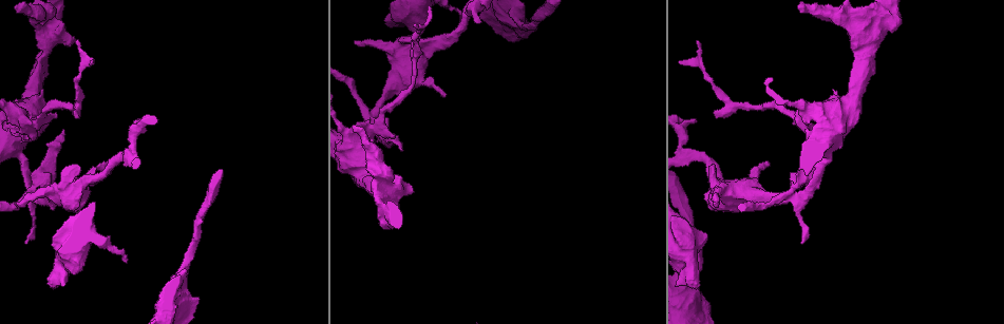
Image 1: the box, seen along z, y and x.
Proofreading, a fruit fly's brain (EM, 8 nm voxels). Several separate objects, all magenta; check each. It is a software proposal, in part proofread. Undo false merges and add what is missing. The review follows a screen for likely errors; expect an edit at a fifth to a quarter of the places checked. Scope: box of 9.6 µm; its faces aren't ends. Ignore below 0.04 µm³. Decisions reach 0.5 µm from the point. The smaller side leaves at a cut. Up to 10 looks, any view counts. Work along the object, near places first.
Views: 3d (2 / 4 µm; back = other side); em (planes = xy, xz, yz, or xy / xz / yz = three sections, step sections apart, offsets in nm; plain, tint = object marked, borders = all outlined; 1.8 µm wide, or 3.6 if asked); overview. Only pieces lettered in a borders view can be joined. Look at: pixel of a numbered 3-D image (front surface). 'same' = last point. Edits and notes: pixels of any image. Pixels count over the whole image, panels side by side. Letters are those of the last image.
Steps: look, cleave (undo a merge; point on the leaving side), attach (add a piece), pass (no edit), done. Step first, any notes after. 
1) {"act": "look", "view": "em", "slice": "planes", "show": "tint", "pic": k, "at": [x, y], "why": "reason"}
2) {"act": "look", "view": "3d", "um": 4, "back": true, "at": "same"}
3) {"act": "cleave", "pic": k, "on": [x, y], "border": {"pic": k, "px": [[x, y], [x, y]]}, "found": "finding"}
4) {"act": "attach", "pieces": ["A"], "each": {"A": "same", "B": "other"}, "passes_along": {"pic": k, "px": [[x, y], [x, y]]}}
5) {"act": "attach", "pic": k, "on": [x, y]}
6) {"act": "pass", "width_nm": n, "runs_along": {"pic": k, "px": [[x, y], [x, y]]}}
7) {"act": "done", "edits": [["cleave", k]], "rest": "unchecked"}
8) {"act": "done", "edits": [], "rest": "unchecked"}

{"act": "look", "view": "3d", "um": 4, "pic": 1, "at": [699, 286], "why": "an open end"}

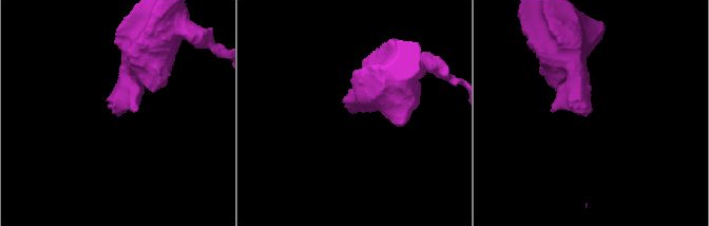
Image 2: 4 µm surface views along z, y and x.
{"act": "look", "view": "em", "slice": "xz", "step": 4, "show": "tint", "pic": 2, "at": [353, 107], "why": "need the tissue"}

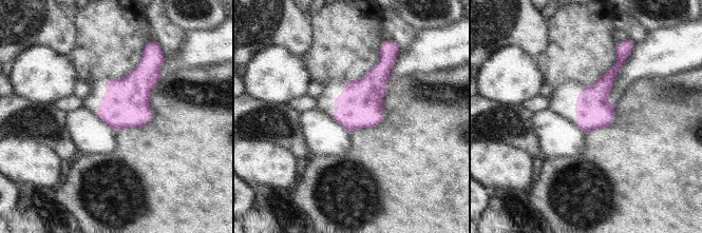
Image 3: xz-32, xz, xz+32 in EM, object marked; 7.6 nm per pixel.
{"act": "look", "view": "em", "slice": "planes", "show": "borders", "at": "same", "why": "cut it another way"}

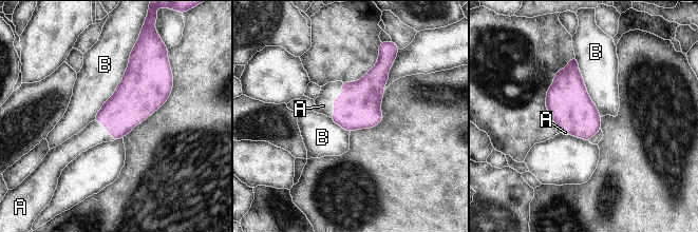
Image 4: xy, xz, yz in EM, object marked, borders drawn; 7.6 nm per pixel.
{"act": "attach", "pic": 4, "on": [323, 105], "each": {"A": "same", "B": "other"}, "passes_along": {"pic": 4, "px": [[358, 107], [333, 99], [323, 105]]}, "found": "the neuron continues"}

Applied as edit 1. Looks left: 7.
{"act": "look", "view": "em", "slice": "xz", "step": 4, "show": "tint", "pic": 1, "at": [479, 20], "why": "free end"}

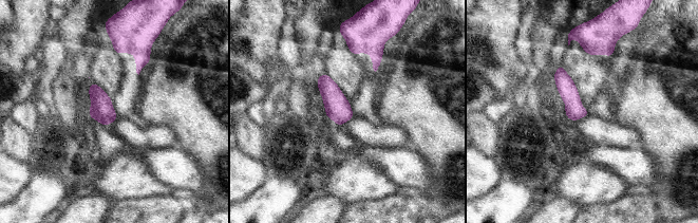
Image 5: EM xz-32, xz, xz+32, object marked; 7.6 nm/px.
{"act": "look", "view": "em", "slice": "planes", "show": "borders", "at": "same", "why": "another direction"}

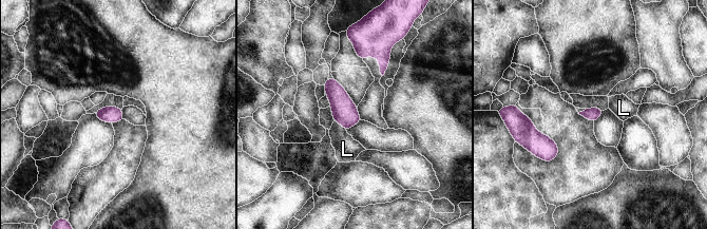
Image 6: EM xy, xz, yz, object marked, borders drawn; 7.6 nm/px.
{"act": "attach", "pic": 6, "on": [347, 149], "each": {"L": "same"}, "passes_along": {"pic": 6, "px": [[344, 112], [341, 123], [347, 149]]}, "found": "it goes on there"}

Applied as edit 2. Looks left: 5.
{"act": "look", "view": "overview"}

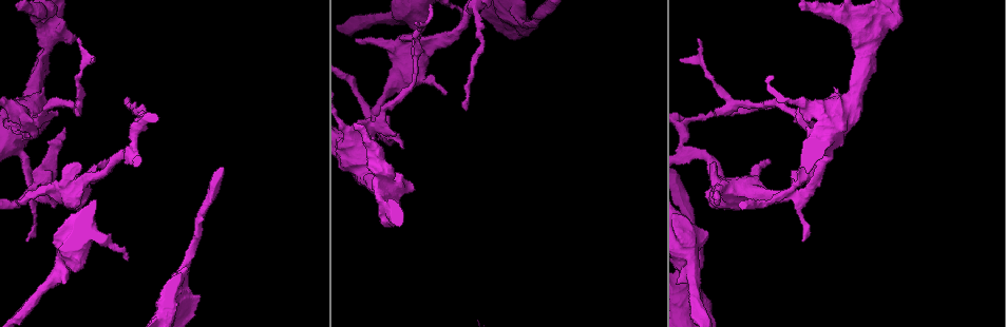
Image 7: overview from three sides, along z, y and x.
{"act": "look", "view": "3d", "um": 2, "back": true, "pic": 7, "at": [372, 137]}

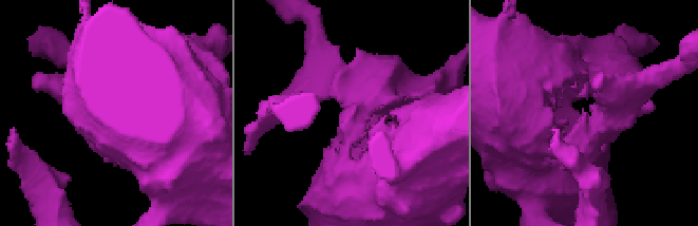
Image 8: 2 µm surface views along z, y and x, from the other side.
{"act": "look", "view": "em", "slice": "planes", "show": "borders", "pic": 8, "at": [592, 142], "arm_widths_nm": [220, 360], "why": "shape alone is not enough"}

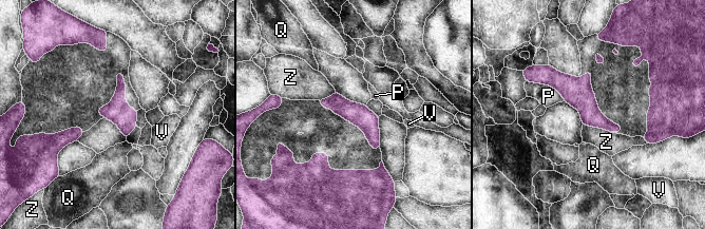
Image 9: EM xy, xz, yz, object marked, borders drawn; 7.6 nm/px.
{"act": "pass", "each": {"P": "other", "Q": "other", "V": "other", "Z": "other"}, "found": "continuous, no second neuron"}

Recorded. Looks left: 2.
{"act": "look", "view": "3d", "um": 2, "pic": 7, "at": [797, 191], "why": "four-way junction"}

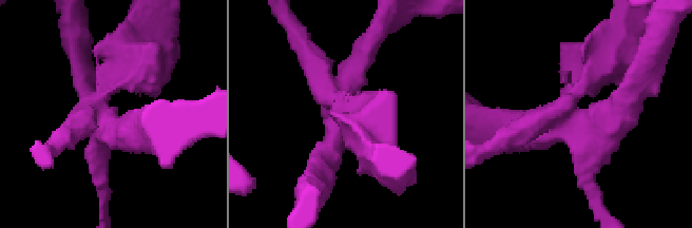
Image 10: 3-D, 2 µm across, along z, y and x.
{"act": "look", "view": "em", "slice": "planes", "show": "borders", "pic": 10, "at": [336, 120], "why": "need the tissue"}

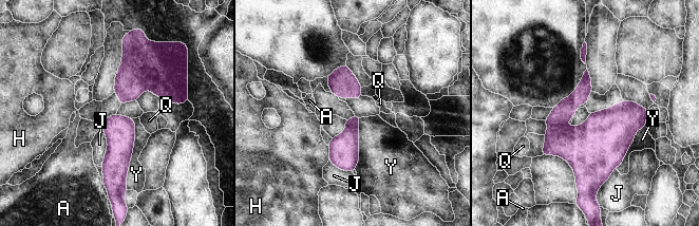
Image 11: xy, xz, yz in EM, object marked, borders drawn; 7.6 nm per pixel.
{"act": "cleave", "pic": 11, "on": [563, 112], "width_nm": 110, "each": {"A": "other", "H": "other", "J": "other", "Q": "other", "Y": "other"}, "border": {"pic": 11, "px": [[561, 126], [548, 129]]}, "found": "two neurons meet here"}

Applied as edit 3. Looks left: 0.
{"act": "done", "edits": [["attach", 4], ["attach", 6], ["cleave", 11]], "rest": "unchecked"}

